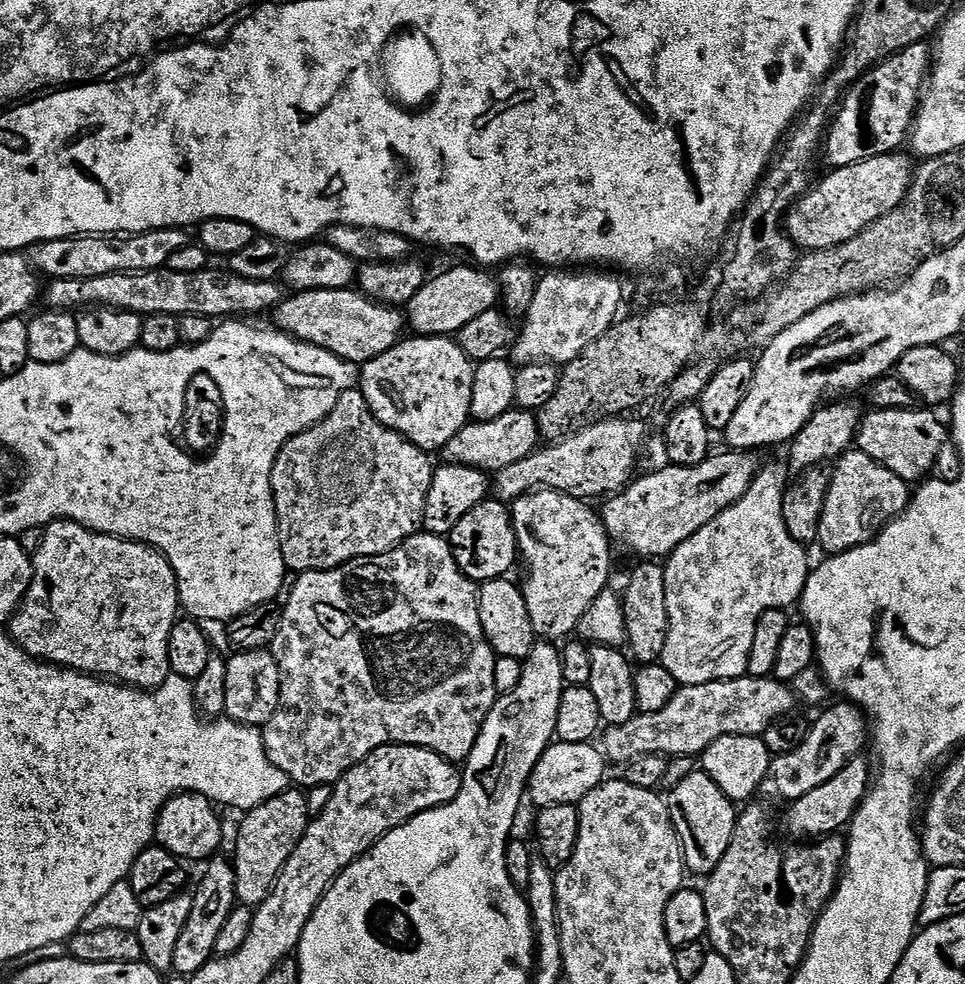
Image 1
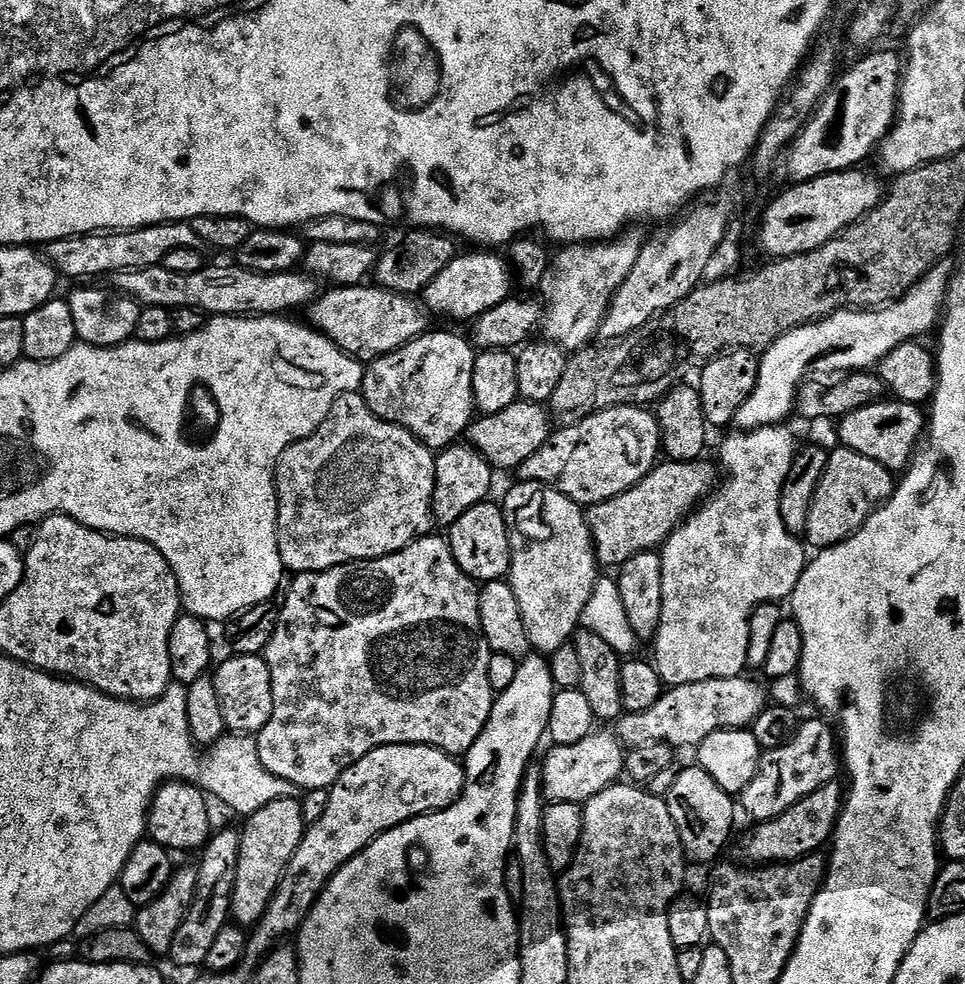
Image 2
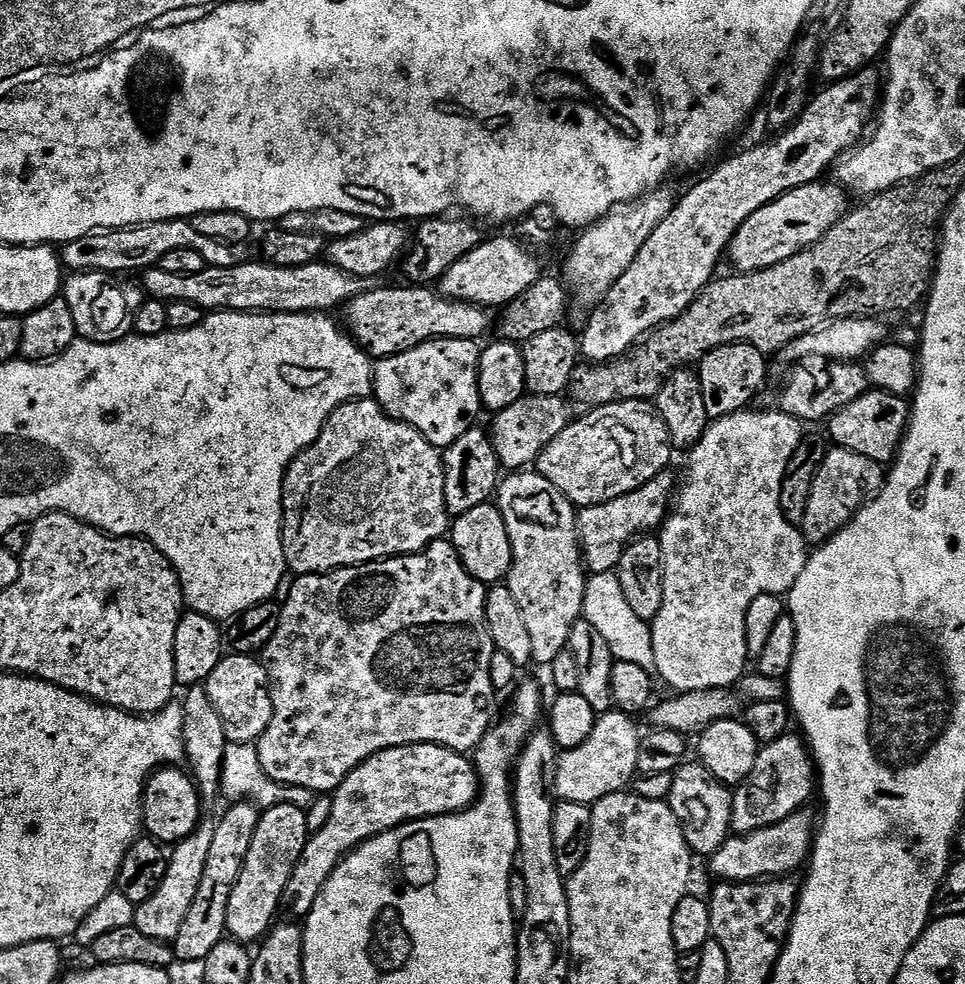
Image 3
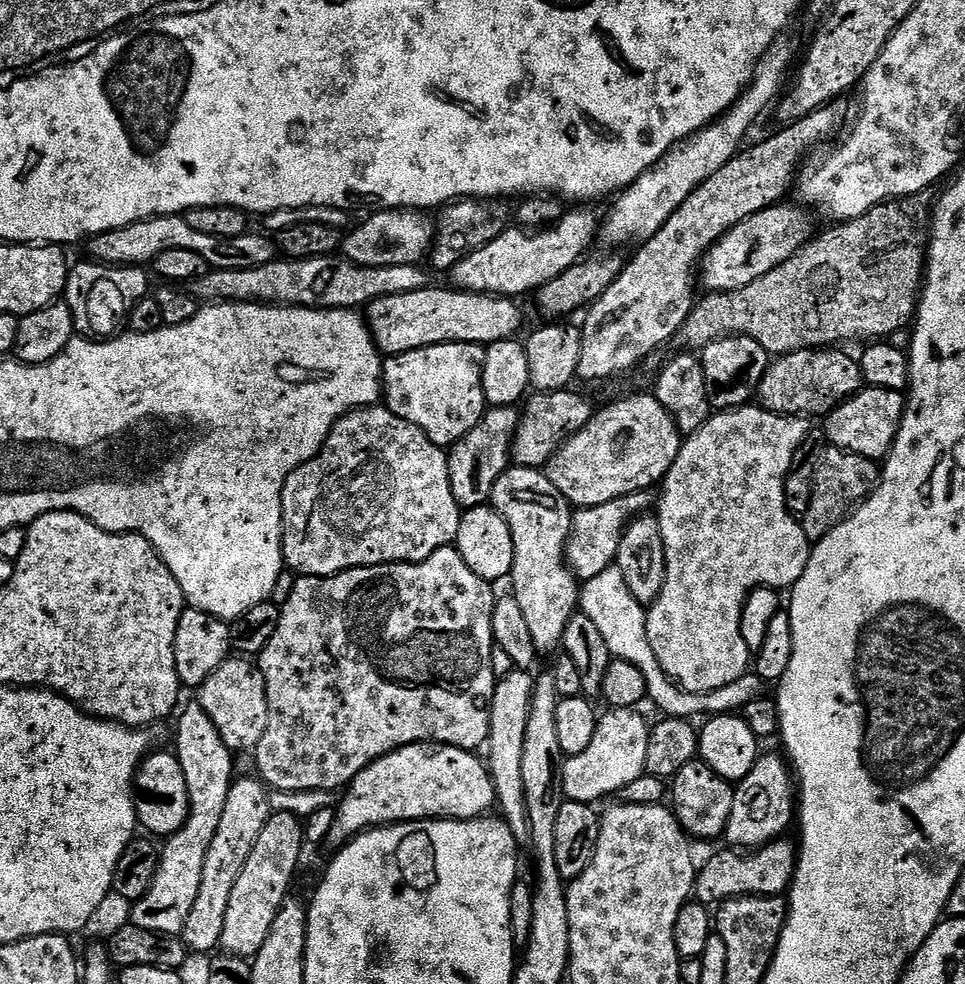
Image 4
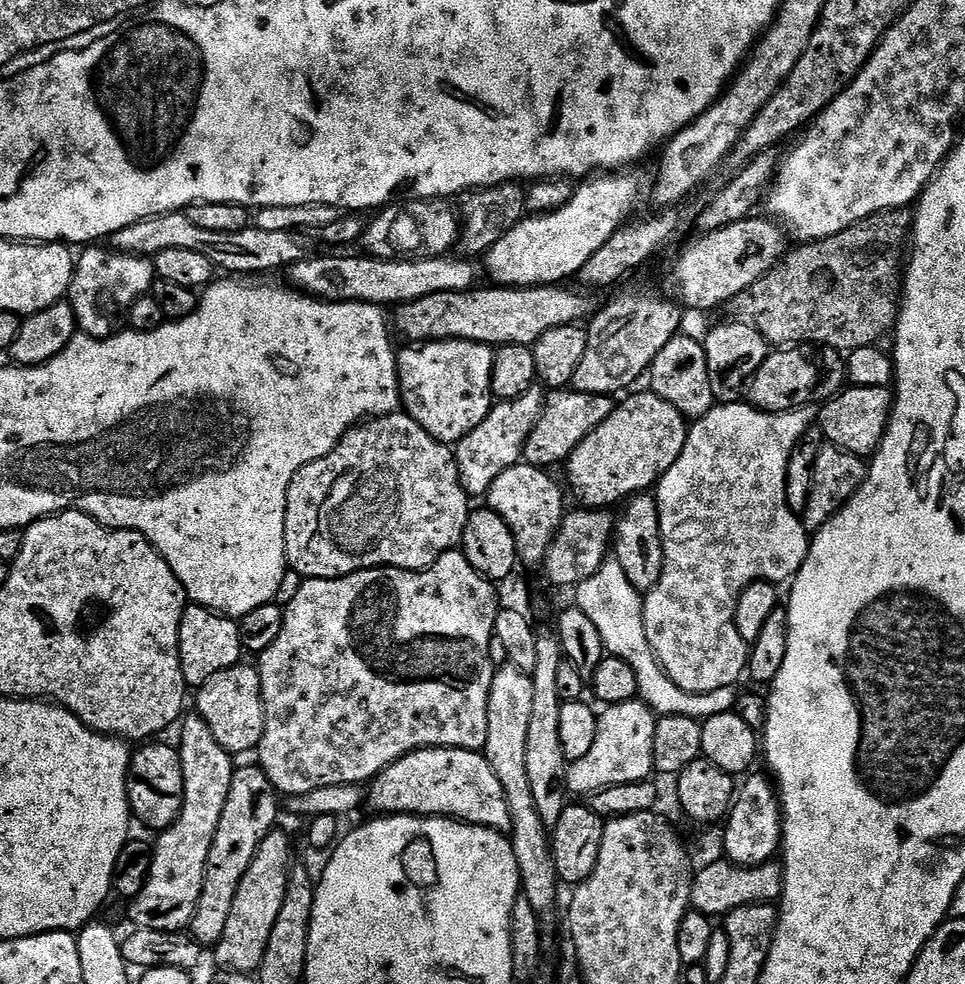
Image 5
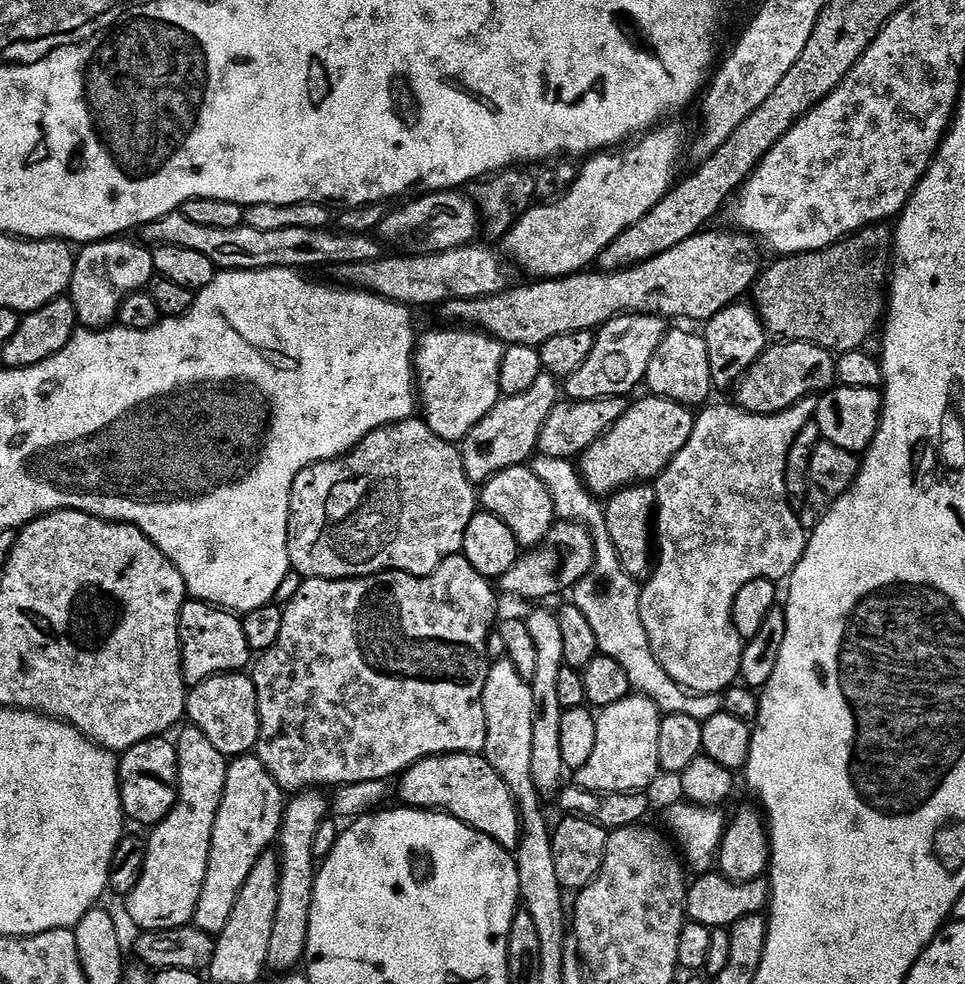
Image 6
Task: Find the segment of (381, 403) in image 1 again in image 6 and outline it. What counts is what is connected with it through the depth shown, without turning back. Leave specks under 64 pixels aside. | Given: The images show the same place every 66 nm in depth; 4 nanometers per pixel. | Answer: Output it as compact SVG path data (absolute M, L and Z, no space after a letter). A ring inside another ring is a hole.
M444 326L441 332L428 332L425 336L423 333L423 335L419 337L414 353L414 388L418 393L418 408L422 413L422 419L435 436L445 440L447 444L459 445L466 438L466 434L470 434L470 430L474 430L474 426L478 426L478 422L482 422L482 418L486 418L486 414L490 414L492 407L502 399L498 374L502 370L502 358L504 357L505 347L501 340L494 339L488 335L487 332L469 330L464 326Z

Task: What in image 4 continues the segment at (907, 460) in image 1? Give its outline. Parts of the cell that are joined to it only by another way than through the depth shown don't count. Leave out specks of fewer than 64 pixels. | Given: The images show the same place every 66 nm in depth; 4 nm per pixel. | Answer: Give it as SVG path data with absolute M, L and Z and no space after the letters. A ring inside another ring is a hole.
M865 387L827 413L822 431L831 447L853 452L873 462L880 462L888 455L893 441L896 440L905 407L906 400L901 393L885 388Z

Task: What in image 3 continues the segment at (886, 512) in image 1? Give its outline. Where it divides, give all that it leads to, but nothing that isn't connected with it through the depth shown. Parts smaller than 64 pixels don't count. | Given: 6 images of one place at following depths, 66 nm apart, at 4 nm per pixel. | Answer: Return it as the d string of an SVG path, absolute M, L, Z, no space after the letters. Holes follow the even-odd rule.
M829 447L814 478L814 486L810 486L810 502L806 502L802 525L804 541L810 546L819 546L826 543L836 532L841 532L871 500L876 499L876 495L884 488L885 479L885 465L862 454L854 454L854 450Z

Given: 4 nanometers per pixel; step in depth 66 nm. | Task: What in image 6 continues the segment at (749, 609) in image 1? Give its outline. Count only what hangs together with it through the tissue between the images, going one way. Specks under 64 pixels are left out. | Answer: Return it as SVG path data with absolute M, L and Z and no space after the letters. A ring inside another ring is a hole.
M810 395L794 406L790 406L784 412L775 412L769 416L755 416L753 412L746 412L743 408L733 406L731 403L729 403L730 405L720 404L717 408L705 407L701 411L705 412L696 416L696 425L686 446L682 446L682 450L678 450L676 457L665 466L664 471L655 481L654 528L658 533L658 559L655 561L652 575L648 577L640 590L640 617L656 661L666 670L666 674L670 674L670 678L674 678L674 682L678 682L683 688L688 689L689 693L720 694L724 689L731 688L740 680L740 667L742 666L742 654L746 641L738 634L732 621L732 607L738 590L742 590L742 586L746 586L746 582L754 582L755 580L783 581L792 575L806 550L809 533L806 528L804 532L799 518L796 517L795 510L788 505L790 497L786 486L786 462L794 438L816 415L816 401L817 397Z

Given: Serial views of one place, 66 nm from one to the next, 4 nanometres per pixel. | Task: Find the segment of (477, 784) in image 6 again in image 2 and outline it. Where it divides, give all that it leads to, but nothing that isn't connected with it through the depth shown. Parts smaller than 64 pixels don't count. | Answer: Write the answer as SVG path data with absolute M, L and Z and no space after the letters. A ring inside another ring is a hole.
M384 744L346 769L328 789L330 802L326 802L322 818L305 827L302 842L290 858L266 914L251 929L247 955L263 958L283 936L299 933L333 874L381 834L415 816L449 808L464 792L466 768L460 763L457 757L428 744Z

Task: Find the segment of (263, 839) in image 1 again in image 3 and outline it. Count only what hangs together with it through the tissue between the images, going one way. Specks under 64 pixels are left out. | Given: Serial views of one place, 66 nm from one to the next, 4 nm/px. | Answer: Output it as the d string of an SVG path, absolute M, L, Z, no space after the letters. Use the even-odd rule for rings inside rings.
M279 804L261 811L258 826L250 838L250 850L246 850L238 882L234 882L234 890L230 894L230 906L226 906L227 935L231 939L252 946L268 935L277 919L276 911L281 911L284 891L302 859L309 835L305 809Z

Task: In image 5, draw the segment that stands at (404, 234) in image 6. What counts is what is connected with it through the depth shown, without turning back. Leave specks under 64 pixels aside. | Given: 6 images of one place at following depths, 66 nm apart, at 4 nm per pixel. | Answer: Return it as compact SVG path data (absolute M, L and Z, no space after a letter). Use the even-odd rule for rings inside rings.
M411 198L393 202L377 211L373 220L364 225L364 233L358 241L367 255L379 260L429 260L448 256L460 239L460 217L447 199L414 200Z

